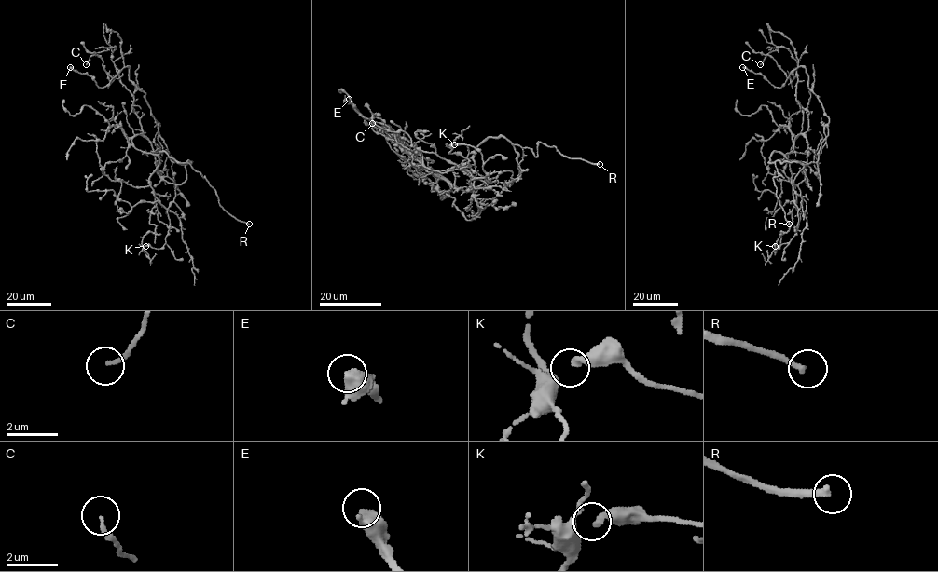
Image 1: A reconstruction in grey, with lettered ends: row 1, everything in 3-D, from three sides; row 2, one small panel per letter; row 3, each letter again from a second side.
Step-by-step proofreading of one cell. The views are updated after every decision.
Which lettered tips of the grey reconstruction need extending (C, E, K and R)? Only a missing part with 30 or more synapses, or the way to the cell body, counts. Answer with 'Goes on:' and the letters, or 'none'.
Goes on: R

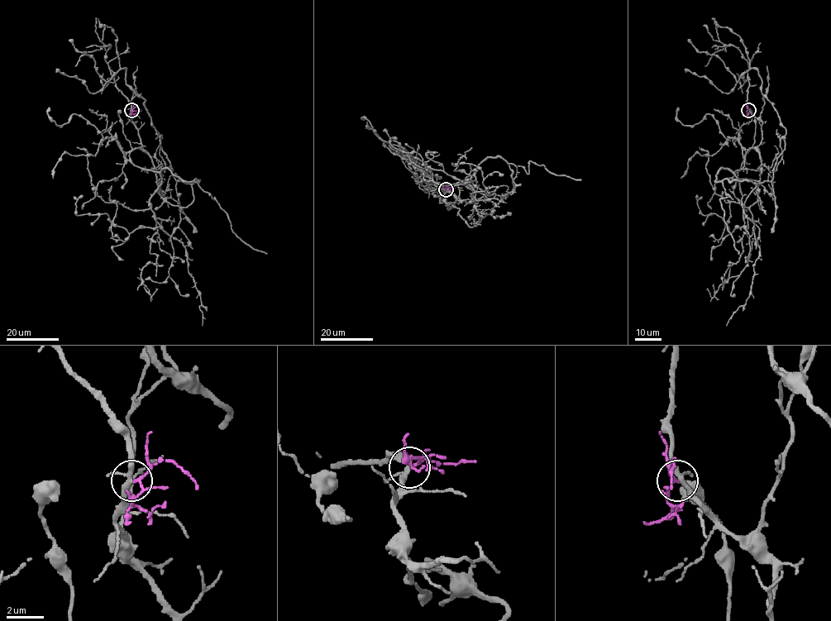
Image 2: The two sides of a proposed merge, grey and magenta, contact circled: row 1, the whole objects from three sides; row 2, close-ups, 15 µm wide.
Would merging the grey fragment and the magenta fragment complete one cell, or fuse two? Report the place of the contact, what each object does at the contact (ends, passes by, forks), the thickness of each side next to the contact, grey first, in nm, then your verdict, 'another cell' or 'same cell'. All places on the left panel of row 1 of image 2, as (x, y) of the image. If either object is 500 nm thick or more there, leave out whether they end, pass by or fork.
(131, 110) | grey forks | magenta forks | 200/80 nm | another cell

